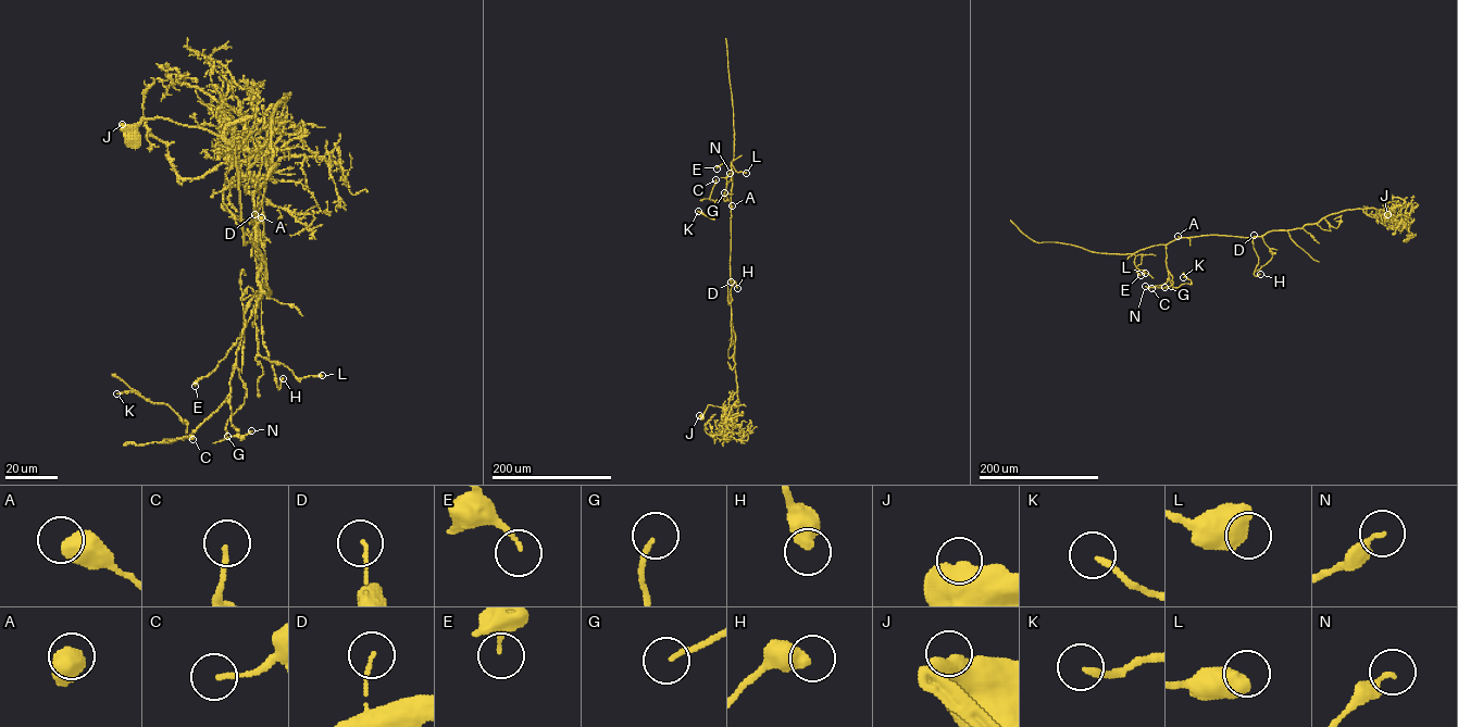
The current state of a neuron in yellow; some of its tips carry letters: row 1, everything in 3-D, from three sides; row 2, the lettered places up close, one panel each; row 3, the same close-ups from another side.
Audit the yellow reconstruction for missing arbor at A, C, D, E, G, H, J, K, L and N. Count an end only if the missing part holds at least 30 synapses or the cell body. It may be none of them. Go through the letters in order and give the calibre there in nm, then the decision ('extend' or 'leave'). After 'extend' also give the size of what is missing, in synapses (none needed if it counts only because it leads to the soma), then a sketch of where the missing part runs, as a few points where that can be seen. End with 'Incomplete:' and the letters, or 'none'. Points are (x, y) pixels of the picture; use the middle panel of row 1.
A: 700 nm thick; leave
C: 140 nm thick; leave
D: 90 nm thick; leave
E: 130 nm thick; leave
G: 120 nm thick; leave
H: 500 nm thick; leave
J: 700 nm thick; leave
K: 200 nm thick; leave
L: 750 nm thick; leave
N: 200 nm thick; leave
Incomplete: none

